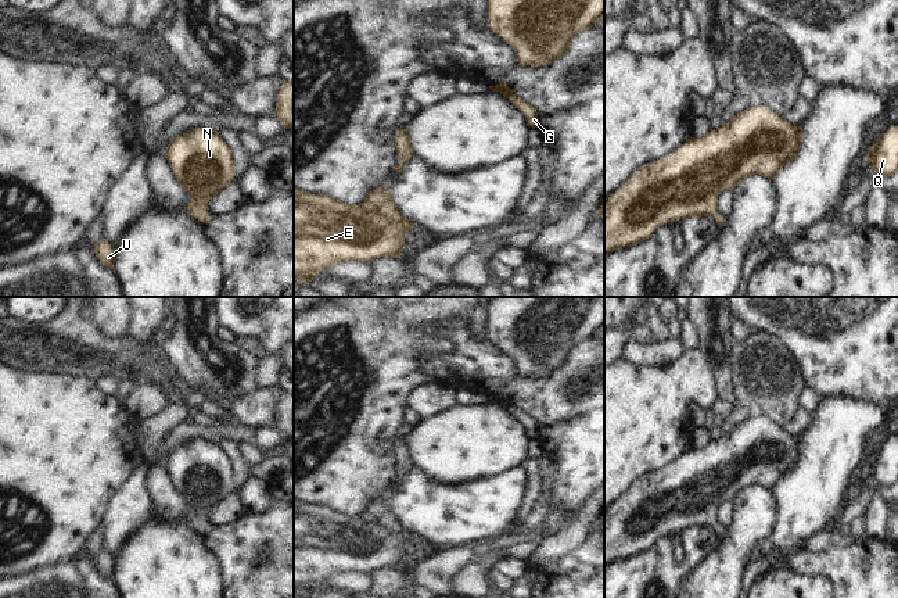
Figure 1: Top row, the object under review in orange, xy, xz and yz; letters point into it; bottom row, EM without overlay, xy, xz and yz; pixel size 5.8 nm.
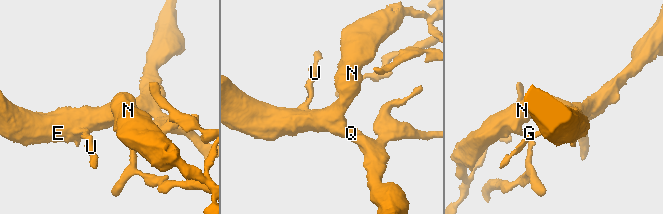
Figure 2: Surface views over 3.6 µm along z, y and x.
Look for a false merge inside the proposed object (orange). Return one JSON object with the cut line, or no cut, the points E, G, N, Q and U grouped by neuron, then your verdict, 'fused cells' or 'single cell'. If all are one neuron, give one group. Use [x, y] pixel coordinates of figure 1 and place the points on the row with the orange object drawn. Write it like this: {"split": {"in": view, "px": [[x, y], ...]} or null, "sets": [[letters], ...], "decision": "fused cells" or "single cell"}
{"split": null, "sets": [["E", "G", "N", "Q", "U"]], "decision": "single cell"}

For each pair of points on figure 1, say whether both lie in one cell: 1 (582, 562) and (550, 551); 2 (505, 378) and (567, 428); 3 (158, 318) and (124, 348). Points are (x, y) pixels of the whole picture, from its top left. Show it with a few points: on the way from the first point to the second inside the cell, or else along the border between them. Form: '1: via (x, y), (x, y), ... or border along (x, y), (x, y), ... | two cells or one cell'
1: border along (588, 533), (584, 543), (571, 552), (534, 565) | two cells
2: via (520, 390), (536, 397), (552, 412) | one cell
3: border along (130, 332), (144, 343), (153, 340) | two cells

